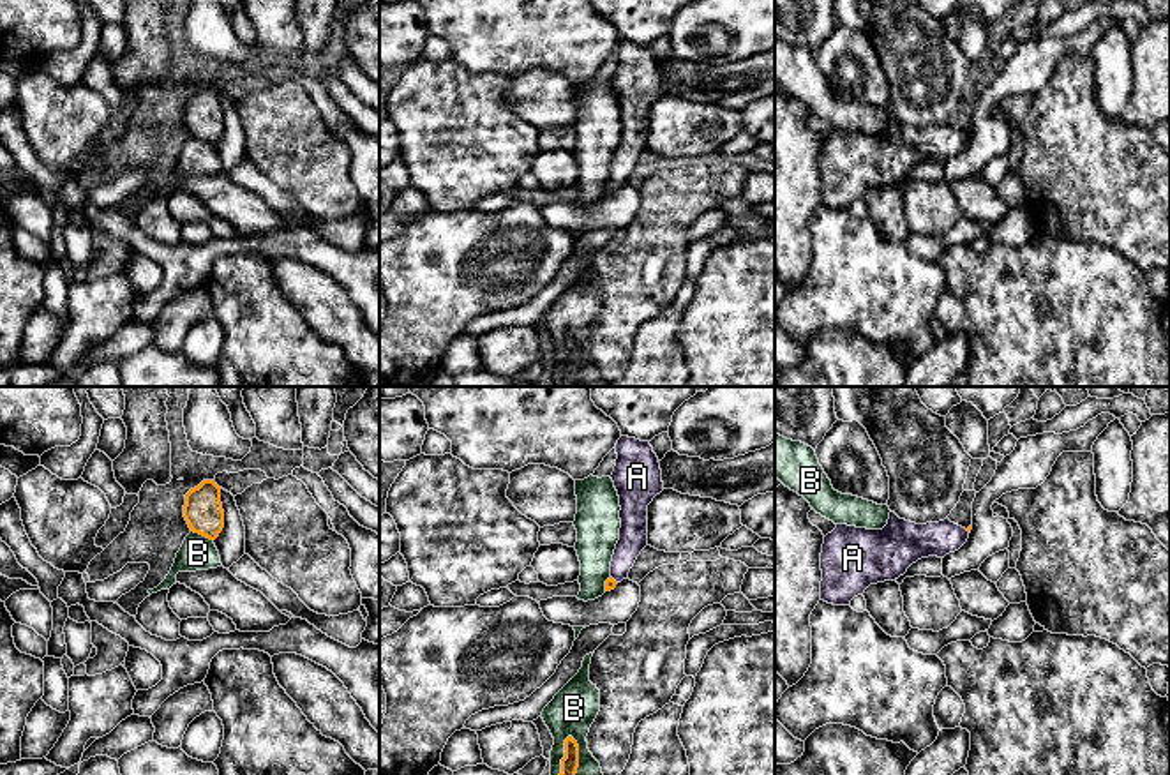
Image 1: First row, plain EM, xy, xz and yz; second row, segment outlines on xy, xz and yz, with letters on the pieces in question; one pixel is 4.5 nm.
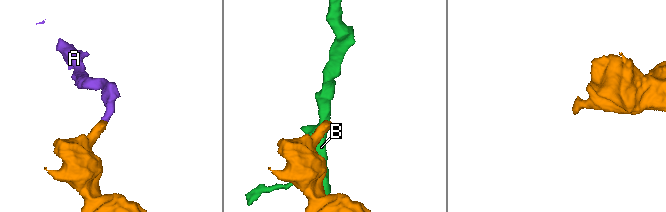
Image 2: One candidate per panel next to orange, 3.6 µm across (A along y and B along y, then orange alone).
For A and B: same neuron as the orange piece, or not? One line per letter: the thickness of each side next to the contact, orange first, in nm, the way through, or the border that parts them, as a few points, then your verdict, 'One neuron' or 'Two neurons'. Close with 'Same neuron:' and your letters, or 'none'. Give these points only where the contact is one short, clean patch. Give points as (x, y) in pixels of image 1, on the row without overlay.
A: Thickness 50 nm (orange) against 130 nm. Path across: xz (609, 189), (613, 184), (634, 135). One neuron
B: Thickness 90 nm (orange) against 220 nm. Two neurons
Same neuron: A

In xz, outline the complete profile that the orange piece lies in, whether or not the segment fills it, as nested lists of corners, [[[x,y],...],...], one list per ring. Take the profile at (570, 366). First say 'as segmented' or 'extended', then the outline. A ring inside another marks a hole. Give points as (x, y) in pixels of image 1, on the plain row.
as segmented; [[[568,341],[565,344],[565,362],[561,364],[561,378],[554,387],[577,387],[575,378],[579,372],[579,350]]]

